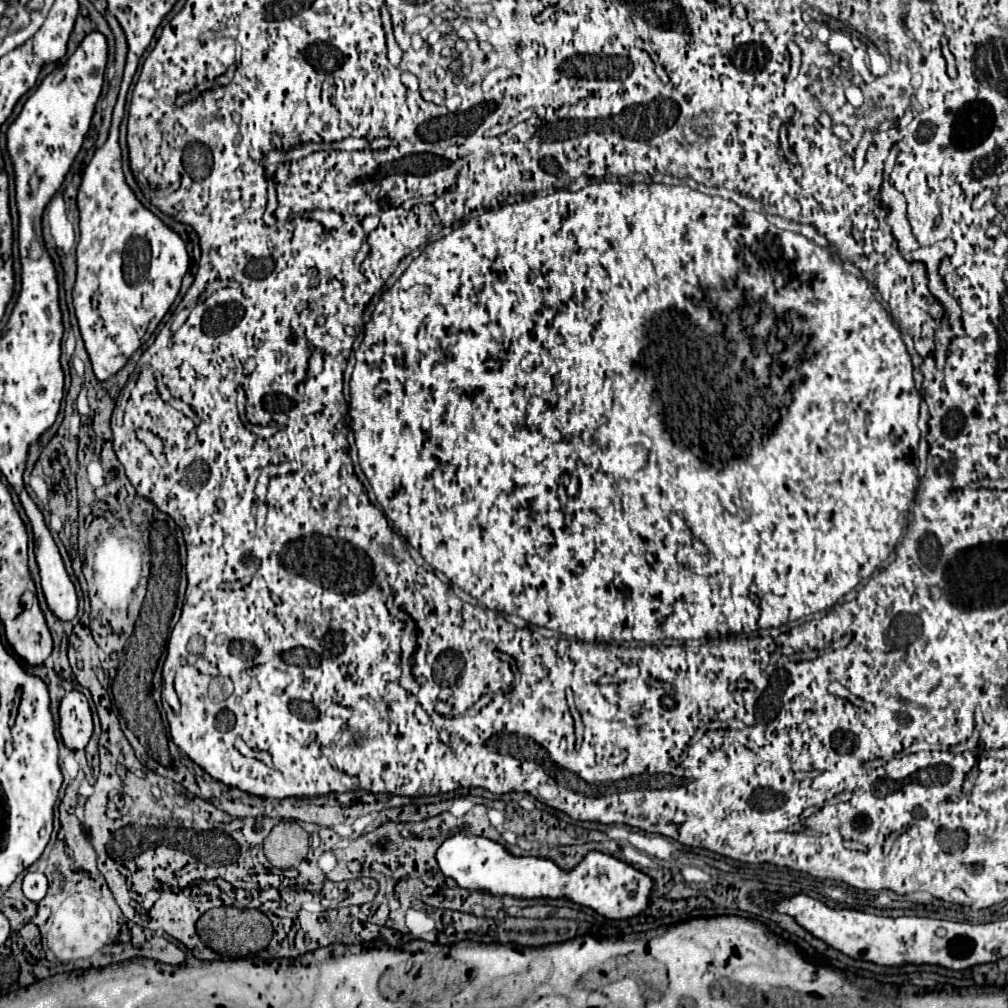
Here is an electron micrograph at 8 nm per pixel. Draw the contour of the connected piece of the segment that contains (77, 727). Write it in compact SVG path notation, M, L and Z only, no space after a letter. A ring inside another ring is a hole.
M72 690L59 705L59 731L67 749L85 749L93 735L89 701L81 692Z

